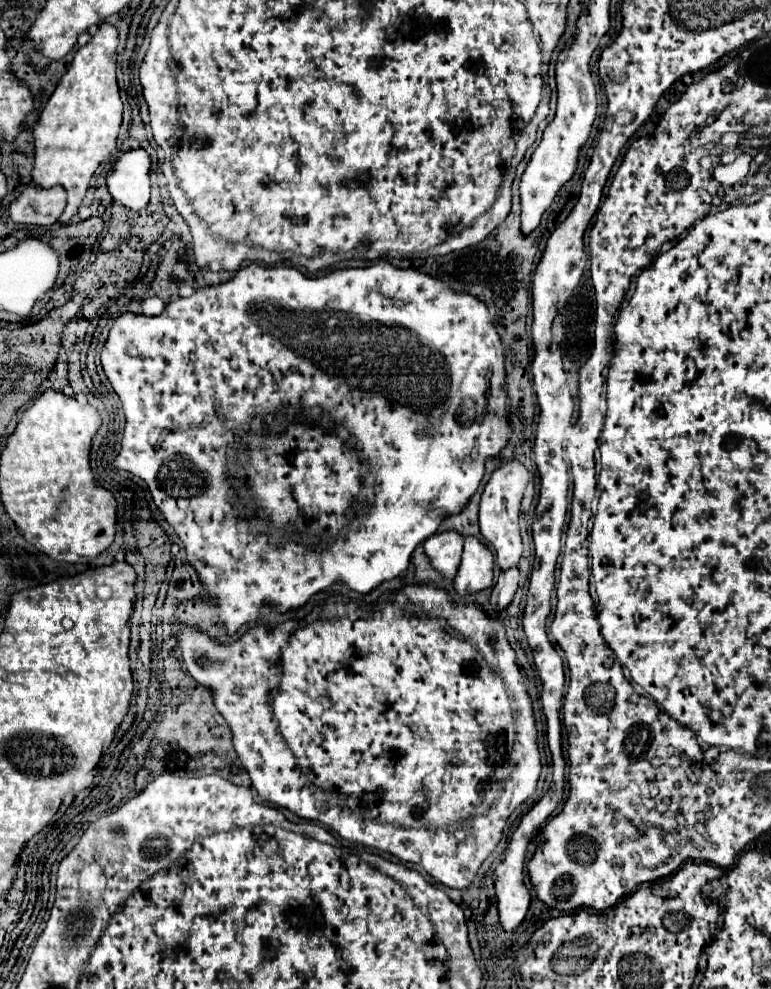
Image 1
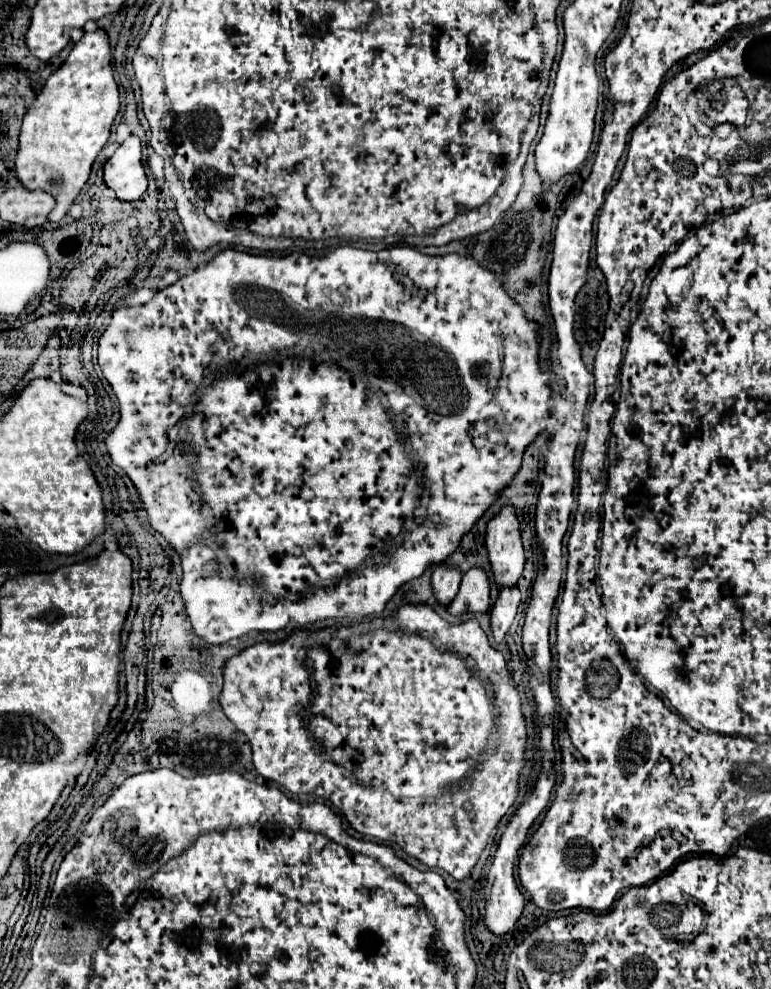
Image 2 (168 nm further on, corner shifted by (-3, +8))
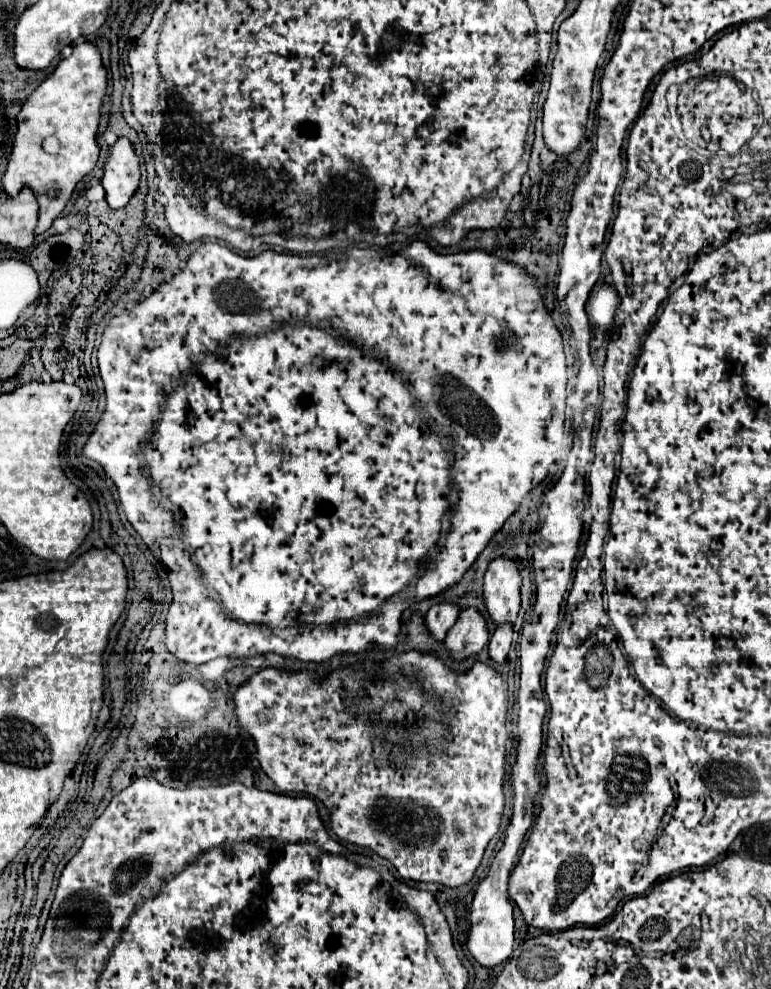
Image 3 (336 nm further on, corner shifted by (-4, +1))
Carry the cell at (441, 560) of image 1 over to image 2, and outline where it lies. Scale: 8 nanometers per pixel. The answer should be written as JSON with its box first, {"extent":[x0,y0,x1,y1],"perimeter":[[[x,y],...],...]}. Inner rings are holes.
{"extent":[431,563,461,605],"perimeter":[[[437,563],[437,565],[431,565],[431,571],[433,571],[431,585],[433,585],[433,593],[435,593],[437,601],[441,605],[449,605],[453,601],[455,593],[459,591],[461,569],[449,567],[445,563]]]}

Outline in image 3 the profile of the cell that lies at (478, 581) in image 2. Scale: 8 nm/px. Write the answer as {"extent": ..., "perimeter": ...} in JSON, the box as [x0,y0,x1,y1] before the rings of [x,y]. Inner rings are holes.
{"extent":[444,608,488,662],"perimeter":[[[474,608],[462,610],[456,626],[448,630],[444,644],[450,658],[456,662],[476,656],[488,644],[488,628],[484,616]]]}

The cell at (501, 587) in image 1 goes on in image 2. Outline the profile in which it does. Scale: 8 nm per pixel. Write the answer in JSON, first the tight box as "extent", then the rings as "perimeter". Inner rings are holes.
{"extent":[491,587,521,641],"perimeter":[[[503,587],[499,589],[499,595],[495,599],[495,605],[491,609],[491,631],[495,641],[501,641],[511,627],[517,607],[521,603],[521,593],[517,587]]]}

